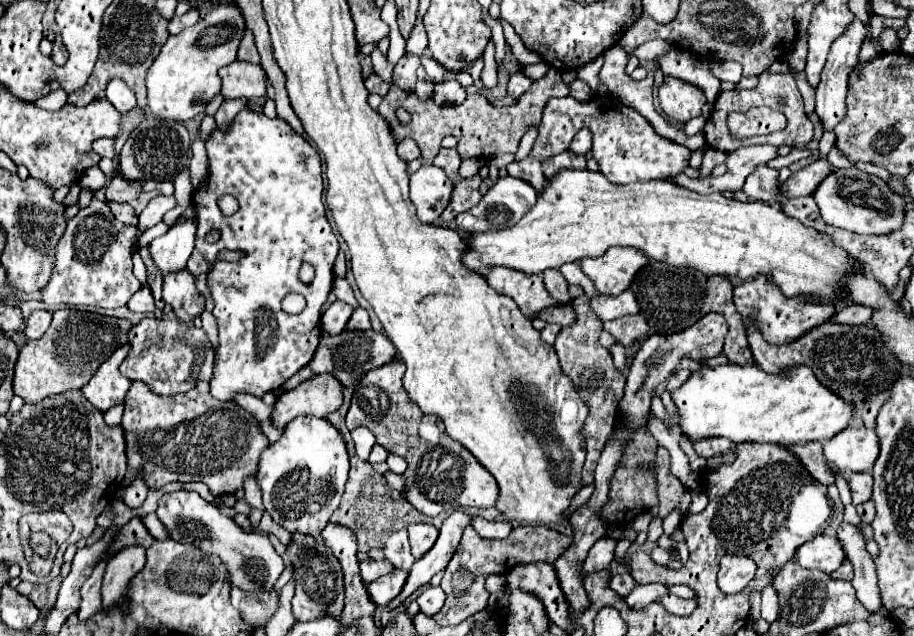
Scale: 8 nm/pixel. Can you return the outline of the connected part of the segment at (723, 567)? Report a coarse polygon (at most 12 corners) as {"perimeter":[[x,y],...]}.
{"perimeter":[[724,556],[718,588],[736,594],[754,578],[746,556]]}

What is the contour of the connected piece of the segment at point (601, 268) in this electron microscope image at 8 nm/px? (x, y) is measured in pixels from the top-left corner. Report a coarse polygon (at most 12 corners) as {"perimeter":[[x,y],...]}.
{"perimeter":[[612,248],[580,268],[602,294],[628,290],[650,258]]}

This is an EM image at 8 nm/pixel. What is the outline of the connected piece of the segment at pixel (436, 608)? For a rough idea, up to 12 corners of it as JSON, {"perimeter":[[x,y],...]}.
{"perimeter":[[440,586],[426,588],[418,596],[420,610],[434,616],[444,606],[446,594]]}

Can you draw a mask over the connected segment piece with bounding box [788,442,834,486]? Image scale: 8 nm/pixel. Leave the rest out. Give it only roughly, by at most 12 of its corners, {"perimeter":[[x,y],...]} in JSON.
{"perimeter":[[820,442],[788,446],[824,486],[834,482]]}

